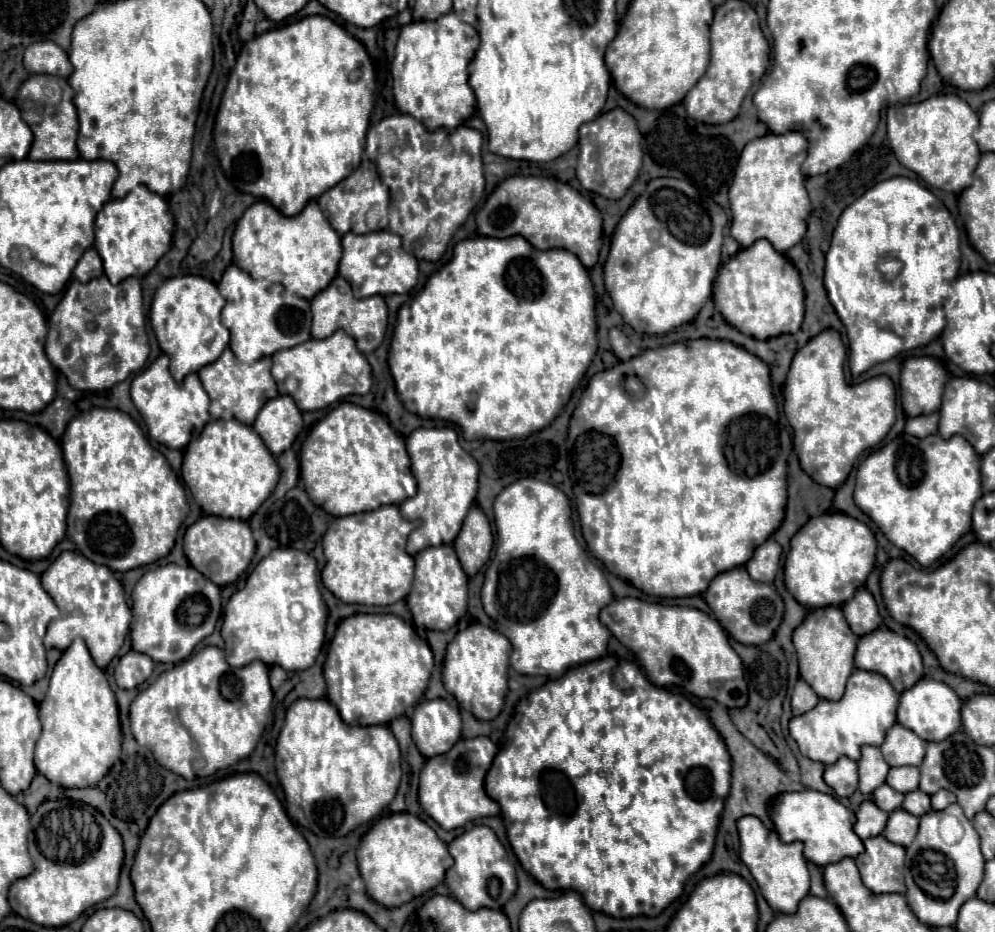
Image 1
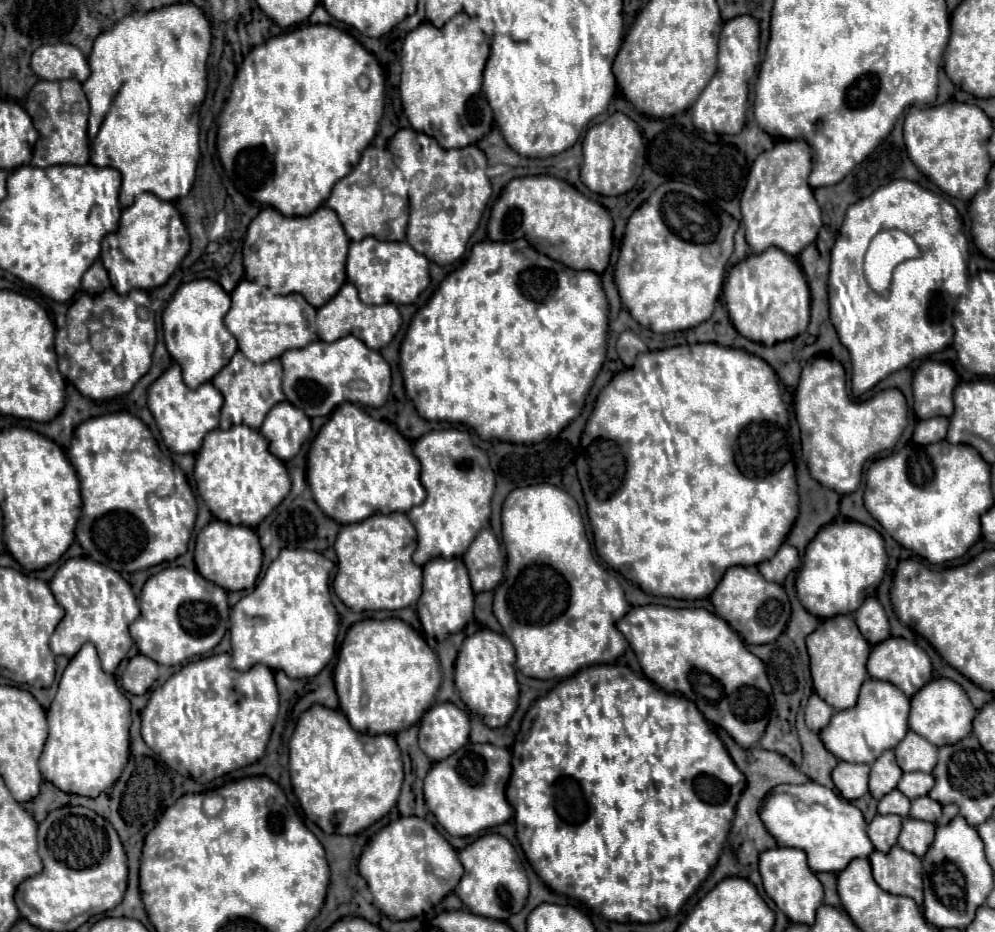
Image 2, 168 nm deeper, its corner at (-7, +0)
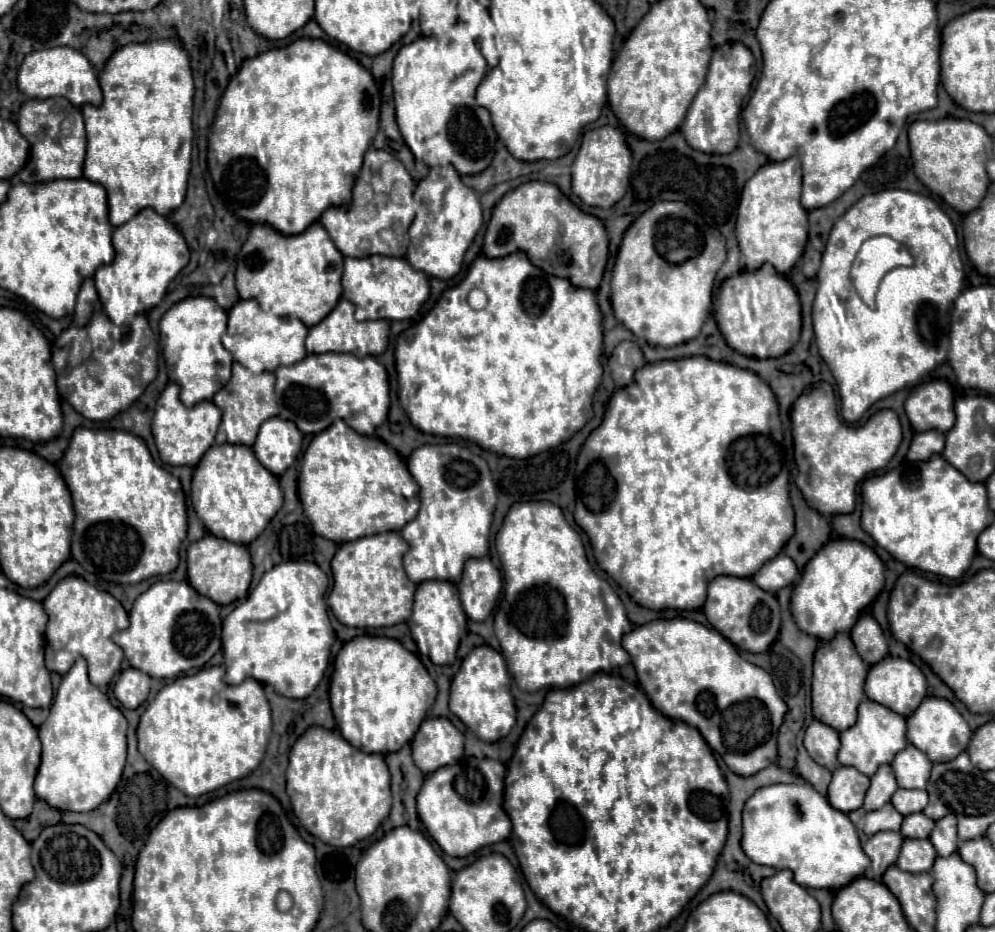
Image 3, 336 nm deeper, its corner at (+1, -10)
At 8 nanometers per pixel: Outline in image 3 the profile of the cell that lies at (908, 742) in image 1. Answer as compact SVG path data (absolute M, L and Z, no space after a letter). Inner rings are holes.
M908 744L902 752L896 754L892 762L892 770L896 774L900 788L926 788L926 782L930 778L932 762L922 754L916 746Z

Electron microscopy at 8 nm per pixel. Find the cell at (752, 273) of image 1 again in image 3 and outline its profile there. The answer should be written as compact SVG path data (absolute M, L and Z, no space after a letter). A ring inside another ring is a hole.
M772 266L756 272L740 272L720 286L714 318L728 346L752 358L778 358L786 354L800 338L800 300L792 284Z

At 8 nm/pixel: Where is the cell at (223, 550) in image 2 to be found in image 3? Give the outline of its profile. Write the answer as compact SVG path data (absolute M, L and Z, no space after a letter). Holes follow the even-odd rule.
M206 534L188 546L188 582L198 594L210 598L212 602L224 606L234 600L244 600L250 588L250 580L252 562L246 546L216 538L212 534Z

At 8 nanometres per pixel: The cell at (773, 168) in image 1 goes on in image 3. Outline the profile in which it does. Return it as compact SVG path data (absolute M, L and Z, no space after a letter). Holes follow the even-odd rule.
M798 158L768 162L746 182L738 206L736 238L748 270L758 270L768 262L778 274L788 274L802 256L808 240L808 212L800 204L800 188L802 170Z

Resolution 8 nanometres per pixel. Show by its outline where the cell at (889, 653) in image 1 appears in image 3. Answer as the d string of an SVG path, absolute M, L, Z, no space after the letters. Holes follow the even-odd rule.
M886 656L882 662L878 662L878 666L870 668L868 678L866 678L866 696L872 702L878 702L878 704L894 710L896 714L908 718L926 696L926 678L920 672L920 668L914 666L910 660Z

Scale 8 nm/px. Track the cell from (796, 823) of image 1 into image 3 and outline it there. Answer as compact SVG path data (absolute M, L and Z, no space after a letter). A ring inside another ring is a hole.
M772 784L756 790L742 810L742 850L754 864L770 866L774 870L792 870L794 880L806 888L840 890L856 878L862 878L870 866L870 858L866 858L860 846L852 820L844 812L832 808L830 802L810 784Z

